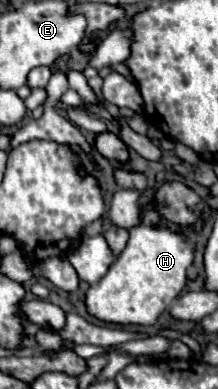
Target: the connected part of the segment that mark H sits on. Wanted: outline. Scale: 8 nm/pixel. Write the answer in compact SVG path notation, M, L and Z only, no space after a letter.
M136 226L124 252L112 262L108 274L86 292L86 310L94 318L110 324L152 326L158 316L178 298L186 284L186 270L194 262L194 244L182 232L168 226Z

